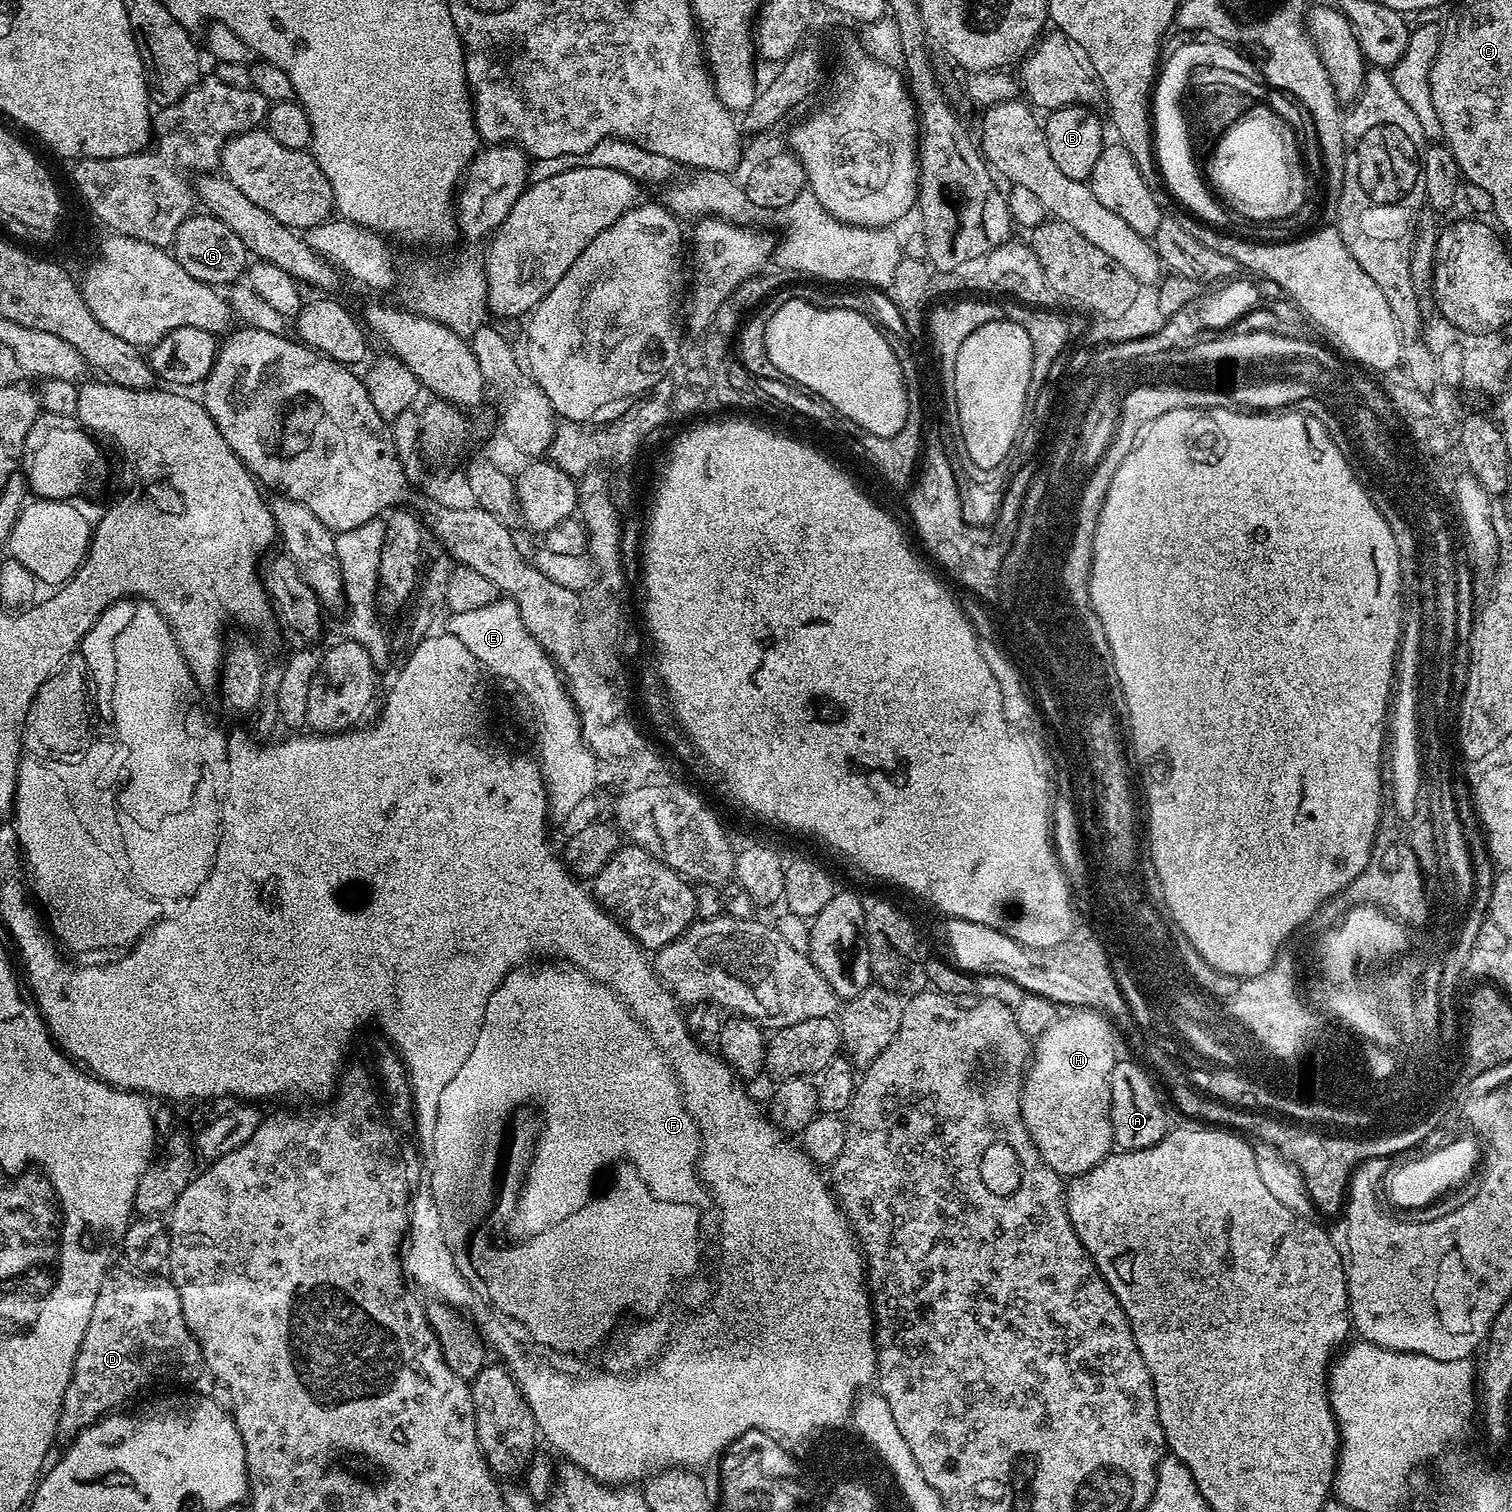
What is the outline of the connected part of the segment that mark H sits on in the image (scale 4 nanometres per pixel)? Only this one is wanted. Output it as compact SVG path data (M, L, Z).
M1072 1010L1069 1012L1069 1016L1061 1015L1059 1018L1053 1020L1048 1025L1048 1029L1035 1041L1034 1051L1031 1053L1030 1063L1027 1065L1026 1075L1023 1077L1020 1089L1020 1113L1024 1119L1026 1130L1030 1134L1030 1138L1034 1142L1034 1146L1038 1150L1040 1157L1062 1178L1084 1176L1091 1168L1098 1166L1098 1162L1105 1160L1113 1151L1114 1141L1112 1139L1112 1119L1110 1118L1112 1103L1110 1102L1110 1082L1108 1079L1114 1070L1114 1062L1118 1057L1114 1052L1114 1046L1117 1044L1115 1030L1108 1016L1096 1010Z

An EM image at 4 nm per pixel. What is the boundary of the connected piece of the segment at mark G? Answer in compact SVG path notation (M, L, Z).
M211 214L200 215L188 216L186 222L182 222L182 226L178 228L174 241L174 257L183 270L202 283L213 286L237 283L250 264L248 247L242 242L242 238L238 238L238 234L234 234L234 230L230 230L230 226L226 226L226 222Z

